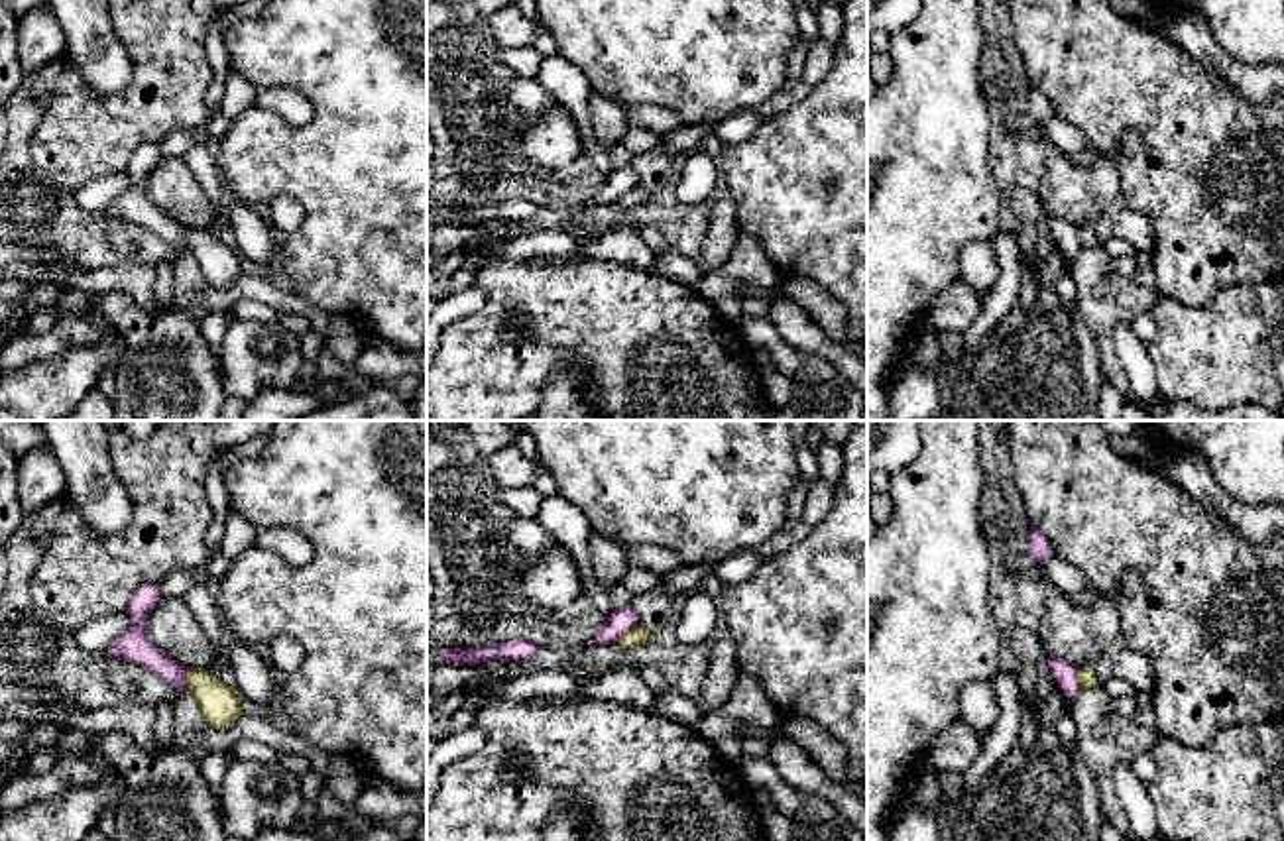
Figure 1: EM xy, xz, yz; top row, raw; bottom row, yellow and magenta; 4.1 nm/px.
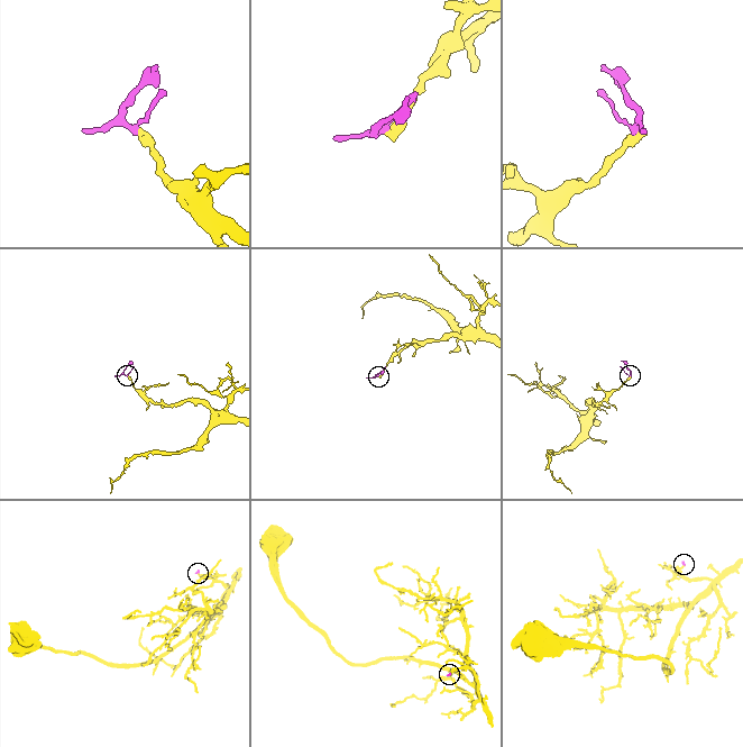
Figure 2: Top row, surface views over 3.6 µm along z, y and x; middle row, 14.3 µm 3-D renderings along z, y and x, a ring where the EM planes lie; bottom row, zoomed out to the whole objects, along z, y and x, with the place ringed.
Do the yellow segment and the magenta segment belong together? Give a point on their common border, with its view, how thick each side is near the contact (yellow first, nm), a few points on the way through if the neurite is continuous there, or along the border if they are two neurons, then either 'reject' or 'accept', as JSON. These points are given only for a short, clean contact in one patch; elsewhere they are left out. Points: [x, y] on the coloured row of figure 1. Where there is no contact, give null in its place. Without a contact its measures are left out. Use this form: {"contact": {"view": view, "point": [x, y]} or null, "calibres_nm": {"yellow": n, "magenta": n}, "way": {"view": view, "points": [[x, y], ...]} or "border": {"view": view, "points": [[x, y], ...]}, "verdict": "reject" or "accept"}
{"contact": {"view": "xy", "point": [187, 680]}, "calibres_nm": {"yellow": 170, "magenta": 130}, "border": {"view": "xy", "points": [[189, 669], [187, 690]]}, "verdict": "reject"}

